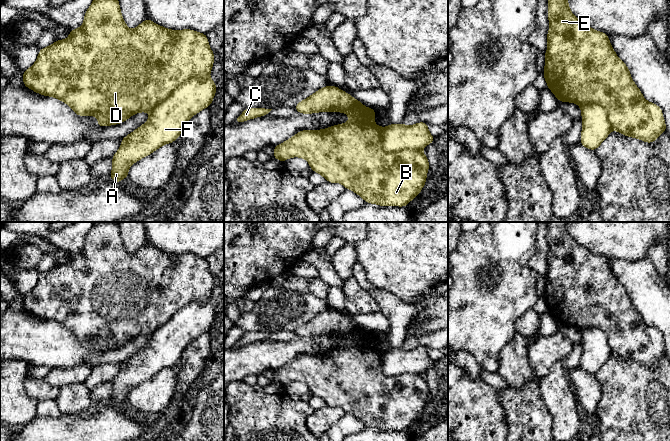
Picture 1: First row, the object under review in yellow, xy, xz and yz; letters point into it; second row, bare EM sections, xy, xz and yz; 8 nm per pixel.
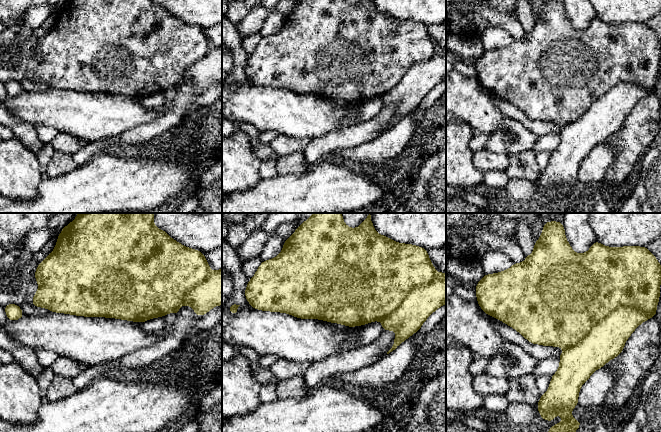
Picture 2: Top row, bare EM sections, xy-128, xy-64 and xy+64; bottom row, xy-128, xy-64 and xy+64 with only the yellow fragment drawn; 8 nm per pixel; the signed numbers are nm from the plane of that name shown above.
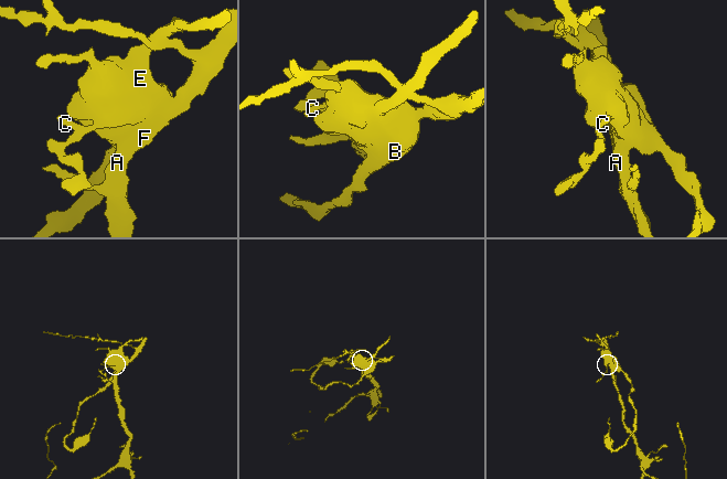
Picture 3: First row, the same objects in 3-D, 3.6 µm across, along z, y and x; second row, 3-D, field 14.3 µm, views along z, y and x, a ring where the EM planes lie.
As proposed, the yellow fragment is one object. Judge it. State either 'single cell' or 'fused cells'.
single cell

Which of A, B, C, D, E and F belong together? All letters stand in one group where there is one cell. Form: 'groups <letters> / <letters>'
groups A B C D E F

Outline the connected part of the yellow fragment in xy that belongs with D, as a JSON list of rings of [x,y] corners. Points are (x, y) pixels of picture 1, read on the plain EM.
[[[95,222],[86,235],[84,247],[80,252],[70,254],[70,259],[67,263],[57,264],[54,268],[39,274],[36,286],[29,293],[23,296],[23,307],[24,310],[41,319],[52,320],[68,328],[78,340],[96,340],[99,351],[120,348],[138,336],[150,336],[148,345],[142,350],[138,351],[128,360],[122,362],[120,373],[112,380],[113,391],[109,402],[116,405],[118,408],[121,408],[121,403],[128,402],[128,394],[133,387],[139,385],[143,381],[148,380],[162,369],[174,366],[180,360],[182,352],[188,346],[188,344],[202,333],[208,332],[211,329],[216,317],[216,308],[208,300],[211,297],[214,282],[215,279],[209,271],[206,258],[195,256],[190,253],[174,255],[161,251],[160,249],[153,247],[148,242],[138,249],[134,254],[130,254],[122,242],[119,225],[117,222]]]

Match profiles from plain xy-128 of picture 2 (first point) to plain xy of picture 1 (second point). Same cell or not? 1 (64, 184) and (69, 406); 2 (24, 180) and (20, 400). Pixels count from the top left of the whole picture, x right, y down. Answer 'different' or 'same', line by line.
1: different
2: same

